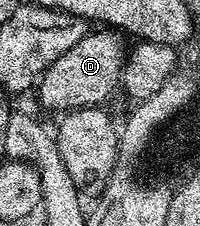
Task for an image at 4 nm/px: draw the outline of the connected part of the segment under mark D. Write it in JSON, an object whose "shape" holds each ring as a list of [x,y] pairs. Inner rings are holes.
{"shape":[[[108,27],[97,29],[100,29],[97,33],[85,32],[84,37],[78,39],[78,43],[74,43],[66,55],[58,55],[55,63],[39,78],[40,101],[46,108],[71,111],[96,107],[115,85],[121,84],[126,60],[125,38]]]}

